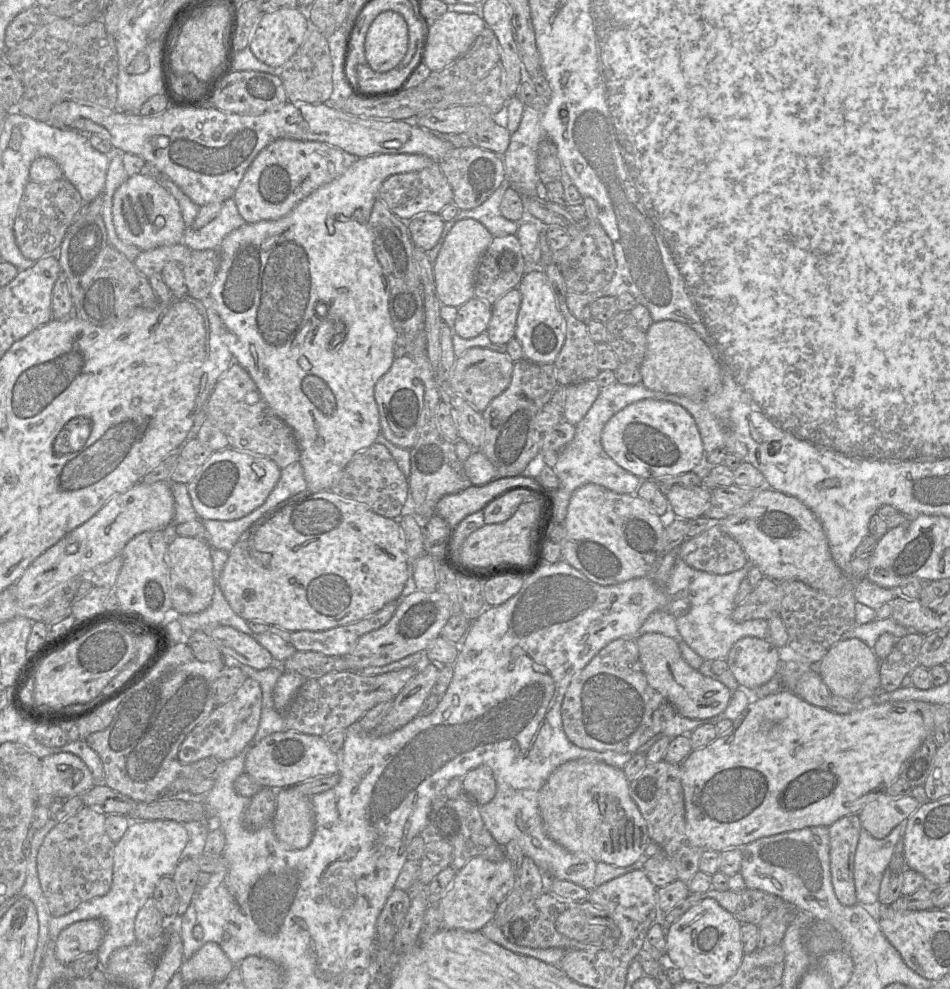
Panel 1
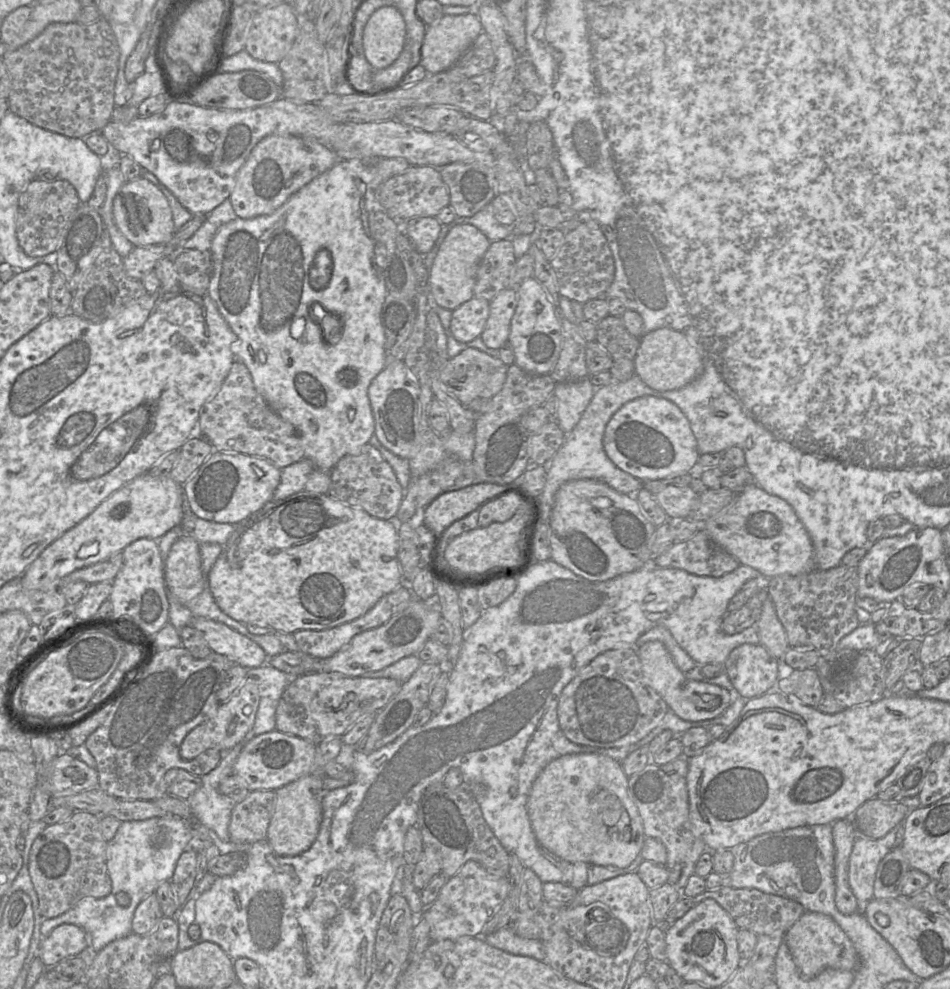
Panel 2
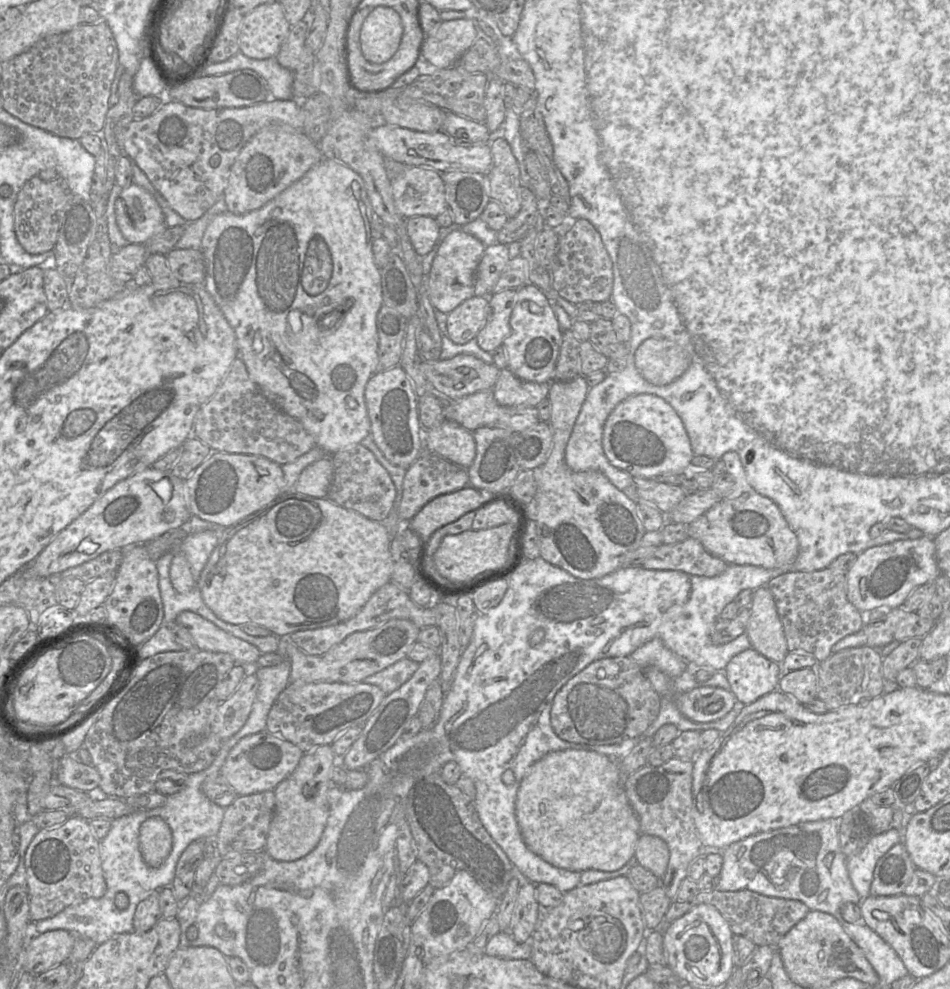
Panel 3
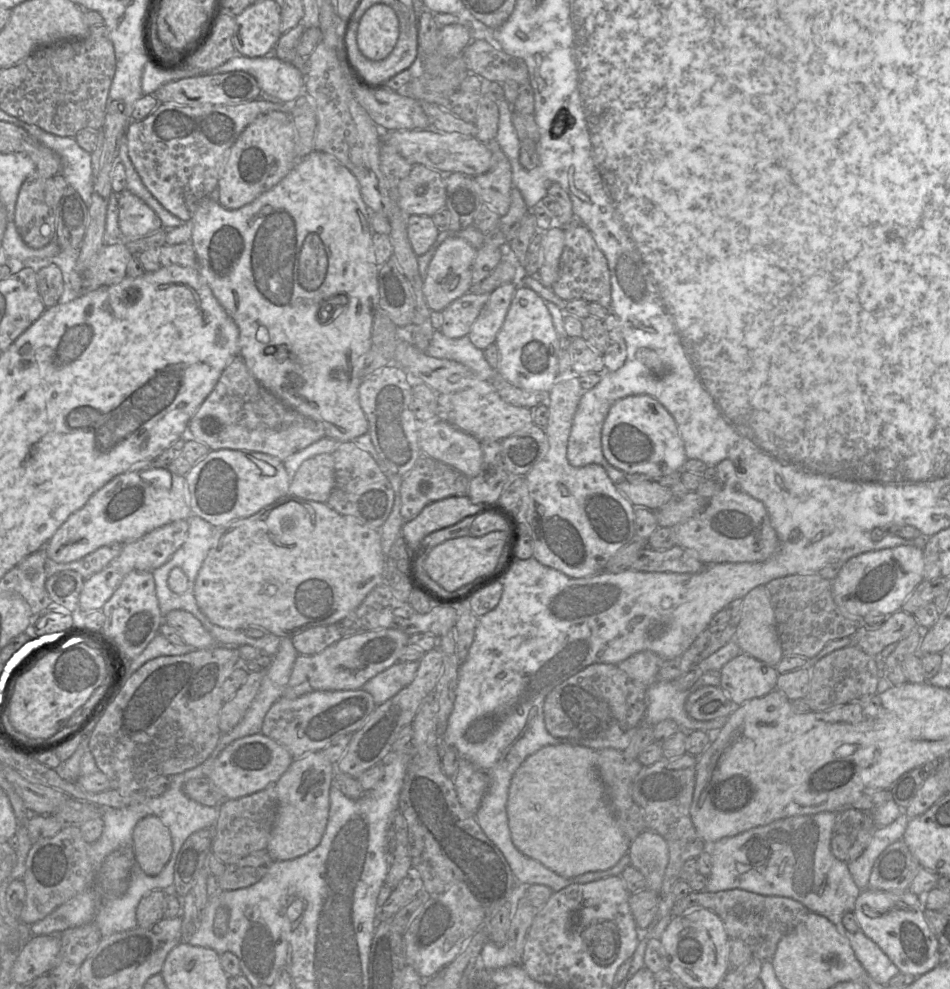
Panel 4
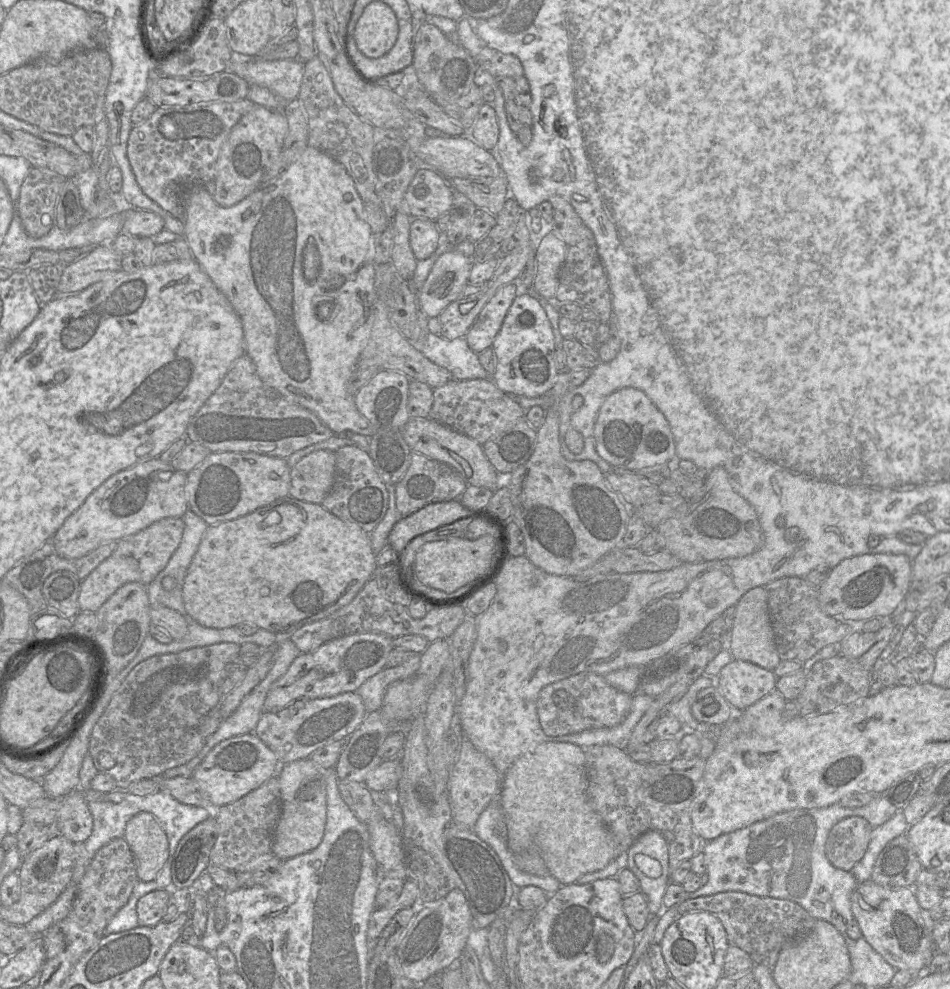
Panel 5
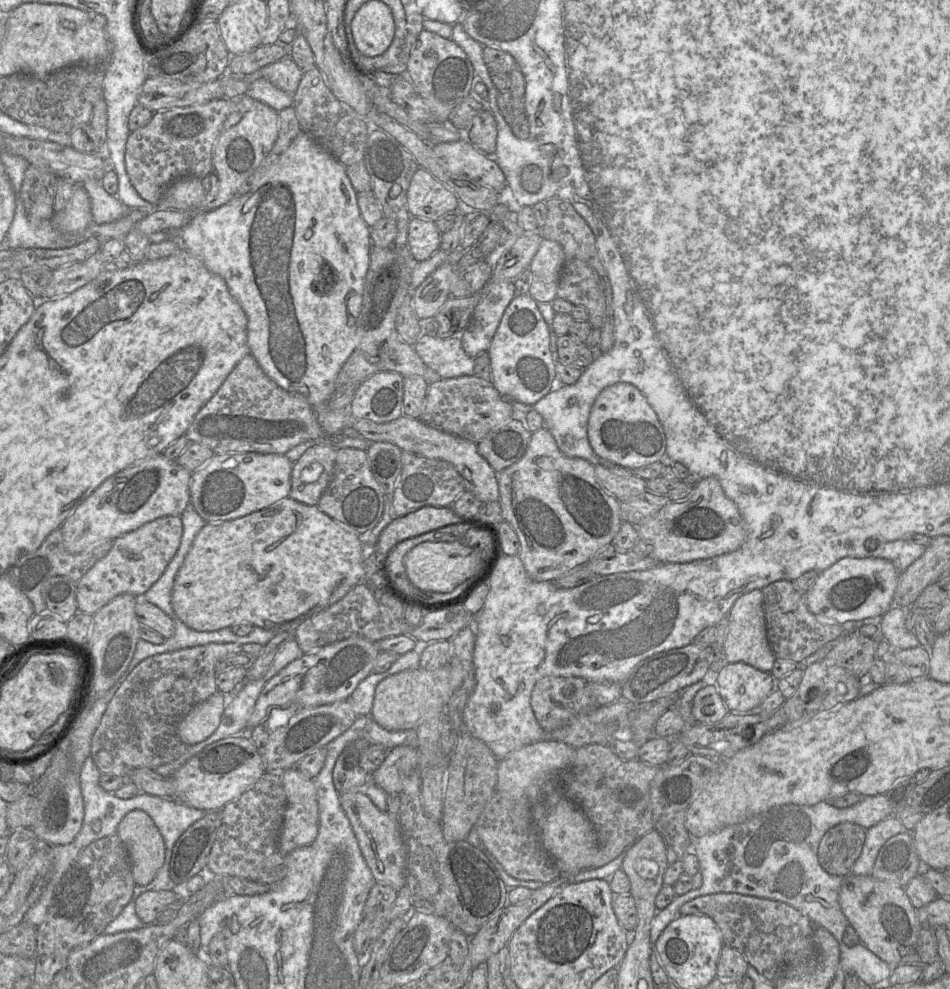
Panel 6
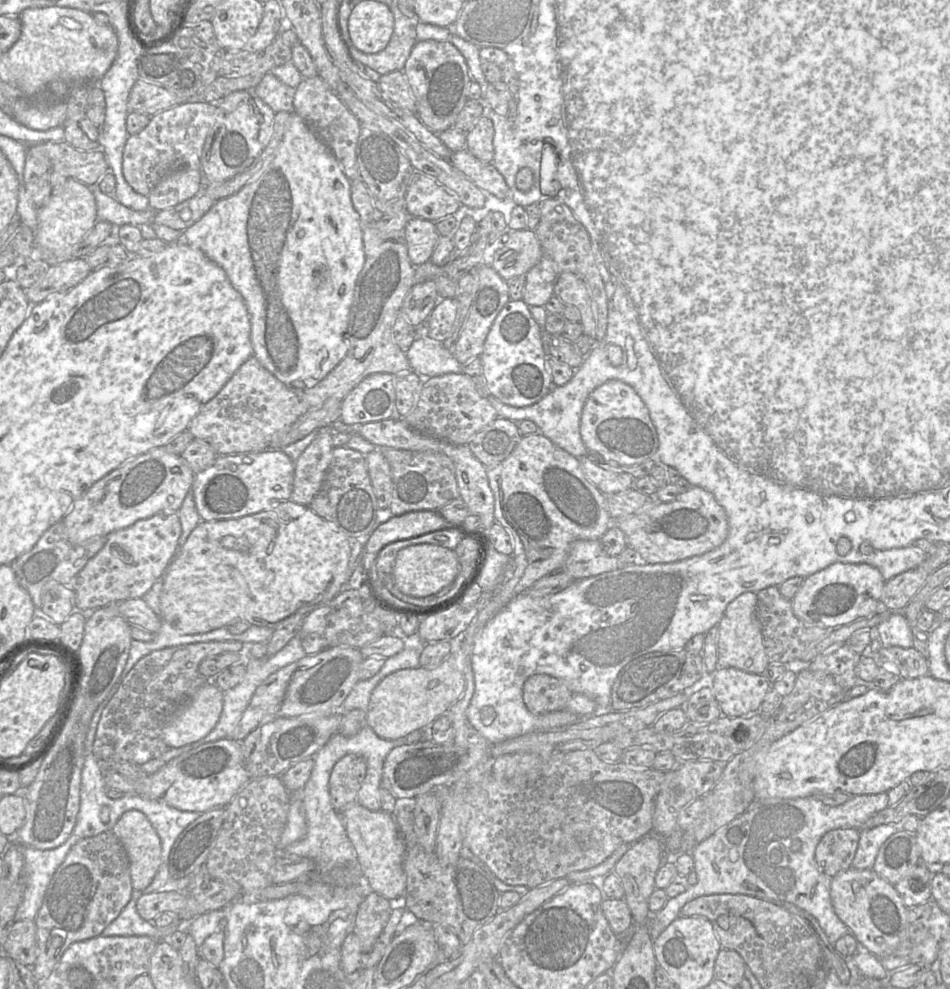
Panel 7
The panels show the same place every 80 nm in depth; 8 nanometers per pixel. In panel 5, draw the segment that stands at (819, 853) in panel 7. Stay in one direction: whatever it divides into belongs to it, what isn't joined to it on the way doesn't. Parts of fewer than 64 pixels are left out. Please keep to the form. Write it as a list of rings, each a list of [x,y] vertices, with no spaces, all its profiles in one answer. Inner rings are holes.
[[[849,816],[836,823],[825,843],[829,862],[837,869],[851,872],[868,848],[872,829],[861,816]]]

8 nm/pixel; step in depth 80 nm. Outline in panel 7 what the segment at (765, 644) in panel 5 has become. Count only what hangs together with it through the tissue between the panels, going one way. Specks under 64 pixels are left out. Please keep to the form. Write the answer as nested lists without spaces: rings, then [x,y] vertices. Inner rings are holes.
[[[745,592],[733,599],[718,622],[717,666],[734,667],[752,674],[762,674],[769,665],[757,618],[757,593]]]

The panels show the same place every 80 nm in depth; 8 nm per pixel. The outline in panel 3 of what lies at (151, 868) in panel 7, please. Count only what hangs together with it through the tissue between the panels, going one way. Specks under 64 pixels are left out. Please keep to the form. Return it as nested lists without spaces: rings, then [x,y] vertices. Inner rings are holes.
[[[150,817],[140,826],[139,846],[145,863],[159,867],[172,849],[172,832],[160,817]]]

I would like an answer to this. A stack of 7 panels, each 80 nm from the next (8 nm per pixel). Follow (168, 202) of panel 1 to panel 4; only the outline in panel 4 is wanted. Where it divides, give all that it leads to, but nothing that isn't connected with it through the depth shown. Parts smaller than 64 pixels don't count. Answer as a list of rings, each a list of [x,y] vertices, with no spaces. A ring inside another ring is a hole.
[[[128,190],[118,199],[118,223],[122,240],[139,239],[163,228],[154,210]]]

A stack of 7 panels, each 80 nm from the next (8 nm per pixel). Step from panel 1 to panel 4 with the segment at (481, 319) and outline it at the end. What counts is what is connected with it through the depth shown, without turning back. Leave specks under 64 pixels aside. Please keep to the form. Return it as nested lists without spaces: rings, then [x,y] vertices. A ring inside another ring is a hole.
[[[468,292],[451,302],[441,311],[443,321],[440,332],[451,339],[468,336],[489,295]]]

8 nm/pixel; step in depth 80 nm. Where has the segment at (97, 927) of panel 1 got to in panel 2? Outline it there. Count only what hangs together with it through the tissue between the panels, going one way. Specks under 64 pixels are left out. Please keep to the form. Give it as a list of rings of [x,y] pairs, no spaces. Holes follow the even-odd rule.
[[[63,924],[41,940],[39,958],[46,968],[53,967],[64,959],[86,955],[89,949],[89,939],[82,928]]]

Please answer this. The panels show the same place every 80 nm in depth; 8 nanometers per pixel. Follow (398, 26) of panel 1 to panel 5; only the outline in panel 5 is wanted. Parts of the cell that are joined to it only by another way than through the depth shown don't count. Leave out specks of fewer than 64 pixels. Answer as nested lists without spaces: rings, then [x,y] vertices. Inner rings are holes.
[[[373,1],[364,8],[353,33],[357,49],[368,58],[385,55],[394,45],[397,35],[395,14],[381,1]]]

